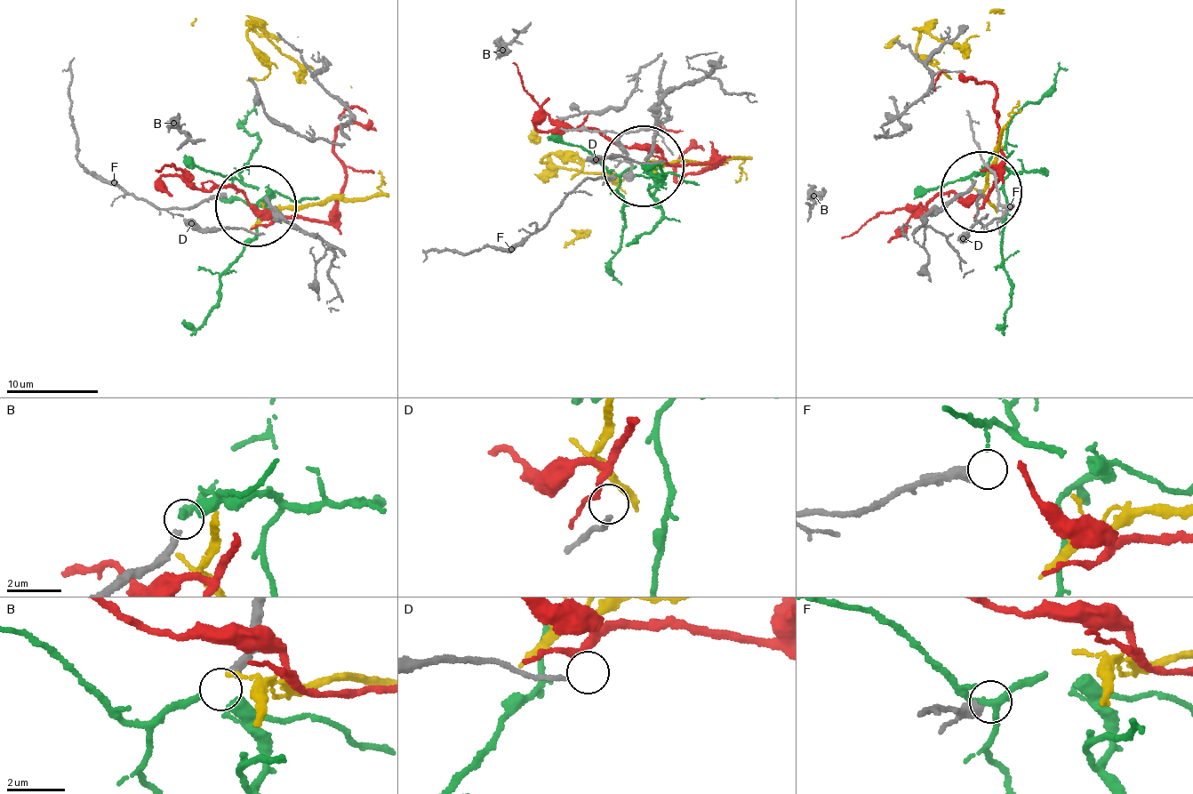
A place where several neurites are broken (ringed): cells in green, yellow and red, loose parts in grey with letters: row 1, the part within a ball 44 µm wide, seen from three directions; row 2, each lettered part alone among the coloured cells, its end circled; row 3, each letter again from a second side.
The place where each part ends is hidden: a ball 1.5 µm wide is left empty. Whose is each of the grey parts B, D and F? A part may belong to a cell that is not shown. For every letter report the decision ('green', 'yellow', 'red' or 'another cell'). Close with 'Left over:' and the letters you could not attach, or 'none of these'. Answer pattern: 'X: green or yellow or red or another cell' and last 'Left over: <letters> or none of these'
B: green
D: another cell
F: another cell
Left over: D, F

